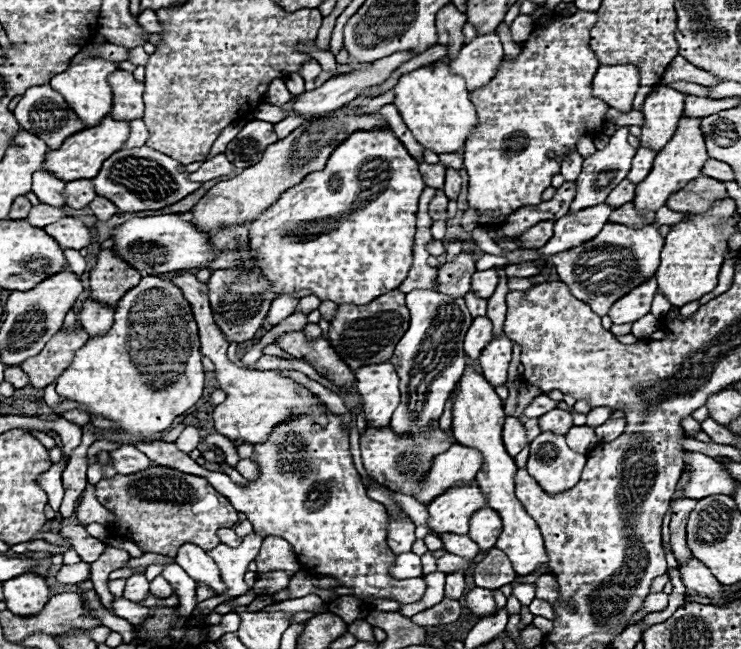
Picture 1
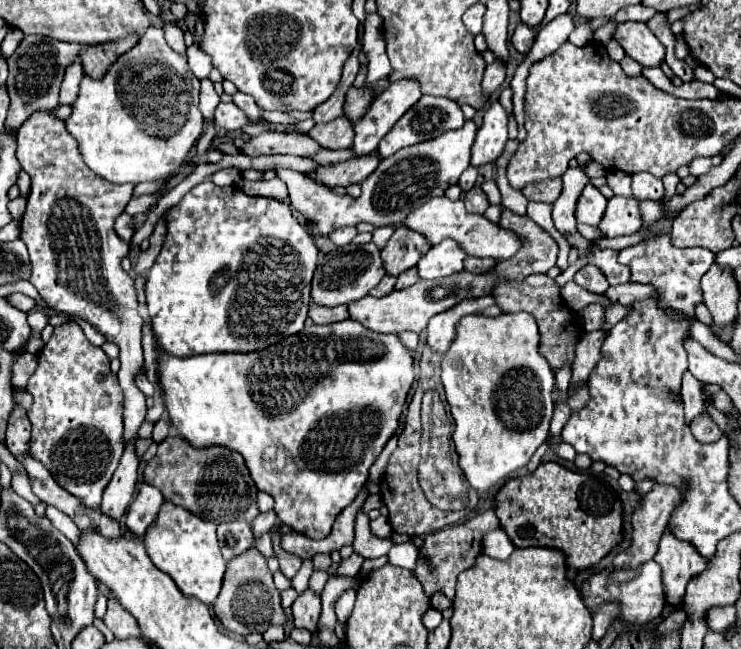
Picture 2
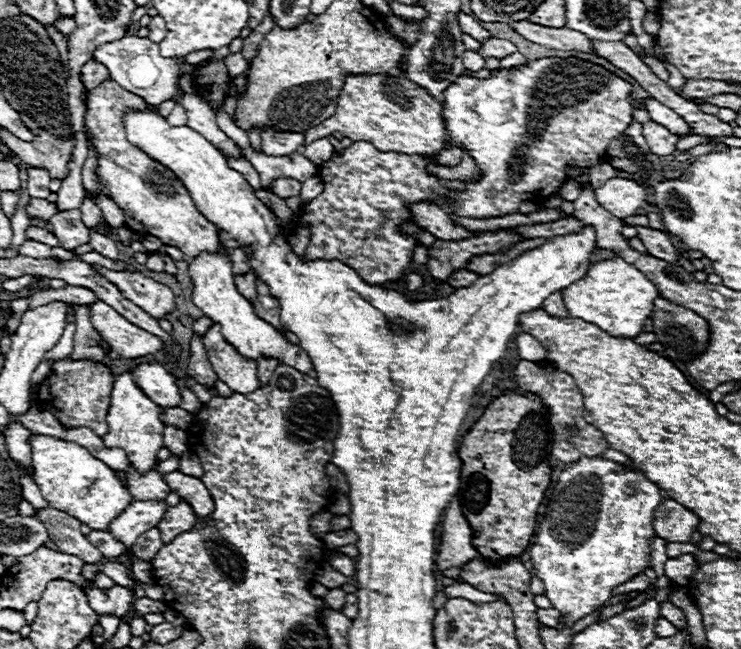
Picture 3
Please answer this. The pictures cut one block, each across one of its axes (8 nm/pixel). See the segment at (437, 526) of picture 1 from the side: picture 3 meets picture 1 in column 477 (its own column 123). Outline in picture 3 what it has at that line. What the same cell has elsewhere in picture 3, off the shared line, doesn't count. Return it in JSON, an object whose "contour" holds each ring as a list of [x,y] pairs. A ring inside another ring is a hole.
{"contour":[[[40,434],[30,440],[30,446],[34,478],[42,496],[50,502],[52,508],[70,514],[82,524],[88,524],[92,530],[108,532],[110,522],[116,520],[134,502],[114,470],[110,470],[102,460],[94,458],[86,448],[74,442],[64,442],[60,438]]]}

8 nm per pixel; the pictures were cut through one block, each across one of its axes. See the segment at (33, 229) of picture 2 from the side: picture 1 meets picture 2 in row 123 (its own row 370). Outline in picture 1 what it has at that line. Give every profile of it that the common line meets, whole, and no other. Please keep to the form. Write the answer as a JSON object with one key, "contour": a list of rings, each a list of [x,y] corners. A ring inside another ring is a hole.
{"contour":[[[76,324],[70,332],[58,332],[40,354],[34,358],[28,358],[22,362],[22,370],[28,374],[30,384],[36,388],[46,388],[54,382],[56,376],[60,376],[68,366],[70,360],[74,360],[74,352],[86,344],[86,332]]]}

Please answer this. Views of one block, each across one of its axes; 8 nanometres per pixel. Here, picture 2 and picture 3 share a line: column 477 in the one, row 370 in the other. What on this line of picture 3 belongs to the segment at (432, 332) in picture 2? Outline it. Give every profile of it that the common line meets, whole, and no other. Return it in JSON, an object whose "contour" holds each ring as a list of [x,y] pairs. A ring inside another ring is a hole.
{"contour":[[[204,252],[202,256],[196,256],[190,262],[190,278],[194,282],[192,290],[192,300],[194,304],[204,312],[206,318],[210,318],[214,324],[222,326],[222,336],[246,358],[246,360],[260,360],[260,358],[274,358],[280,360],[282,364],[288,364],[296,368],[302,374],[310,374],[314,370],[306,350],[302,346],[290,344],[274,326],[264,322],[262,318],[256,316],[254,306],[238,294],[234,276],[232,276],[232,262],[228,256],[222,254],[208,254]]]}

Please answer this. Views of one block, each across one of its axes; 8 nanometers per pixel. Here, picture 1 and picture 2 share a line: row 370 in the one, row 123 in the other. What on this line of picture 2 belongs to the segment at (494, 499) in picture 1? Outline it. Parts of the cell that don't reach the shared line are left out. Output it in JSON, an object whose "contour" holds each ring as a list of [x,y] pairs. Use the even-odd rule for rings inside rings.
{"contour":[[[466,120],[462,128],[448,130],[446,134],[398,150],[390,158],[382,160],[378,168],[362,182],[362,196],[358,200],[350,196],[338,196],[330,188],[310,180],[286,166],[274,166],[272,170],[288,186],[290,208],[308,226],[312,236],[328,236],[336,228],[356,226],[358,222],[370,222],[374,226],[396,226],[404,222],[414,206],[422,206],[432,196],[444,196],[444,190],[458,182],[460,174],[470,166],[470,148],[476,136],[474,120]]]}

